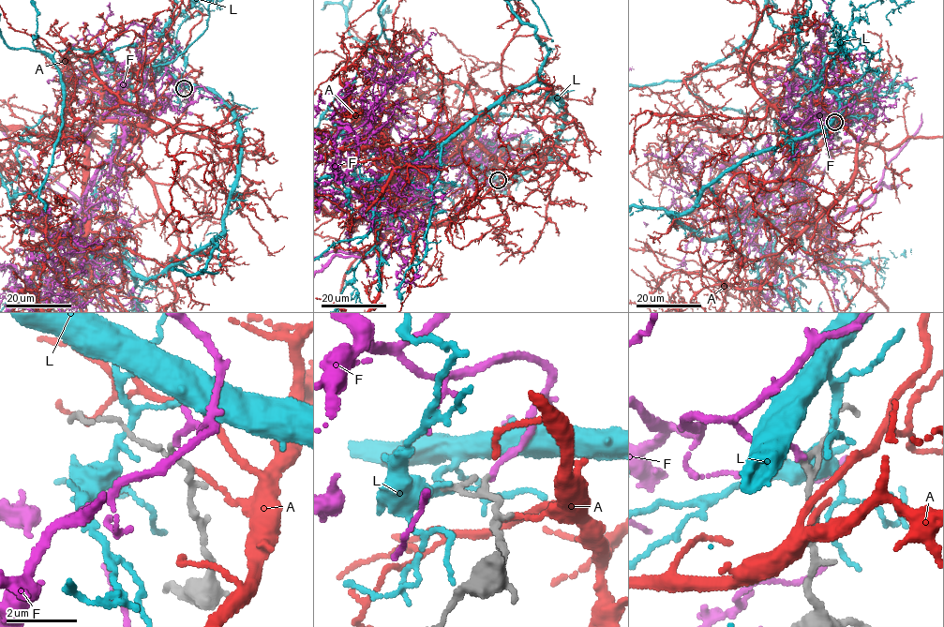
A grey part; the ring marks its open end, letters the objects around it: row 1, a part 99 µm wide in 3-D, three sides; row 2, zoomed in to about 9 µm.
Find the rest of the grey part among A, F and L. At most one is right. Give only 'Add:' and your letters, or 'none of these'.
Add: F

